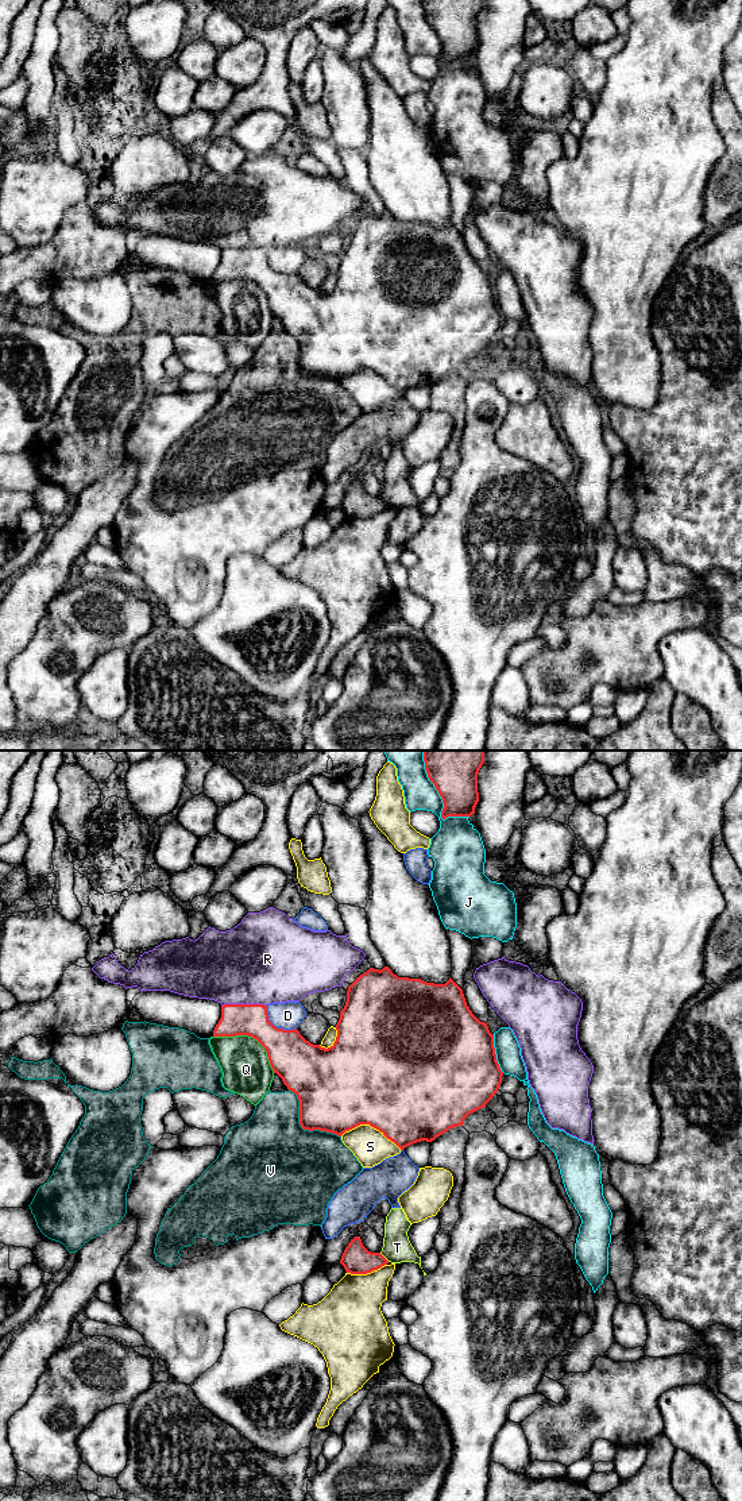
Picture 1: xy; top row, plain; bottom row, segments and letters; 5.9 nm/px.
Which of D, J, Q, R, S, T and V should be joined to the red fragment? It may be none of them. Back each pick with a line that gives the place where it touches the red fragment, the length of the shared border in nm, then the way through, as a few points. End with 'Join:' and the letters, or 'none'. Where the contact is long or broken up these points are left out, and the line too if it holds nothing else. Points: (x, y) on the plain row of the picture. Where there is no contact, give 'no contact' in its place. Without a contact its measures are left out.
Join: none

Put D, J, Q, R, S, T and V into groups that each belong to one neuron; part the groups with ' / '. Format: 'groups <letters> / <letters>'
groups D T / J / Q / R / S / V

